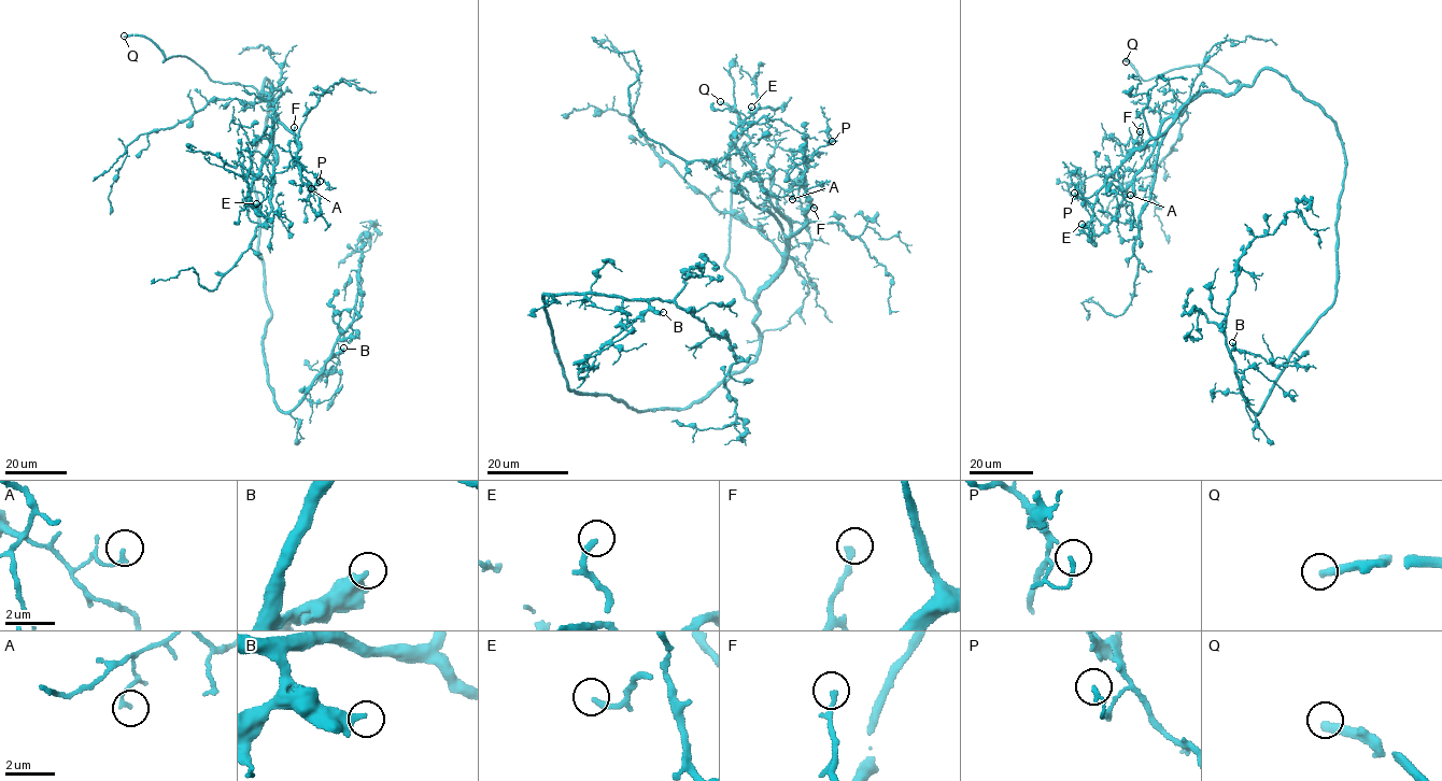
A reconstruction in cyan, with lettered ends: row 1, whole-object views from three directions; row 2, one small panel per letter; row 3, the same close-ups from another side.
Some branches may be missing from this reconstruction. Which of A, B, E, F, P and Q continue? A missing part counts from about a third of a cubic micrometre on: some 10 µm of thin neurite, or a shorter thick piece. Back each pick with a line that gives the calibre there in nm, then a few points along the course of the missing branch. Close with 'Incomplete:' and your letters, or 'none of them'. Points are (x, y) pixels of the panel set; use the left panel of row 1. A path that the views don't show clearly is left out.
B: 440 nm
E: 240 nm
Q: 360 nm
Incomplete: B, E, Q

